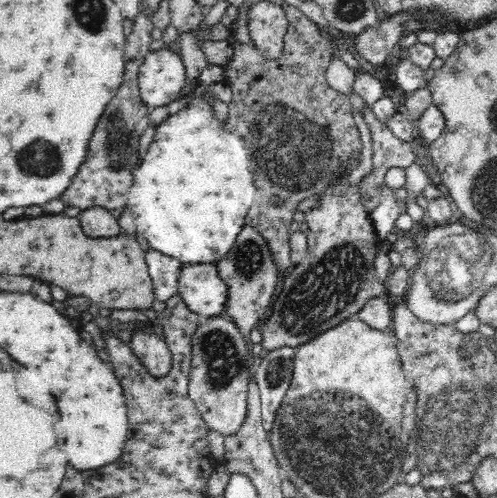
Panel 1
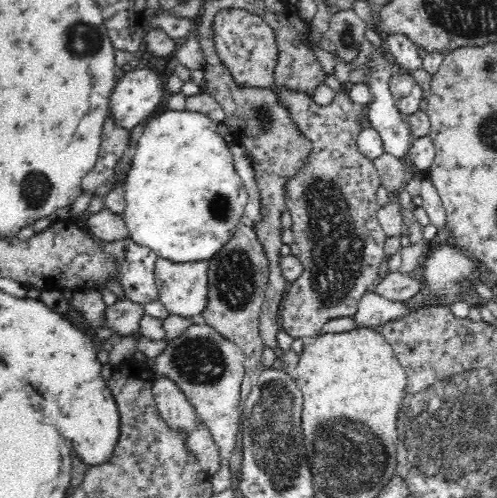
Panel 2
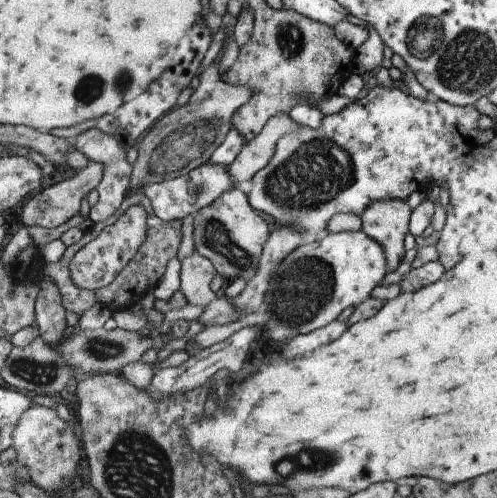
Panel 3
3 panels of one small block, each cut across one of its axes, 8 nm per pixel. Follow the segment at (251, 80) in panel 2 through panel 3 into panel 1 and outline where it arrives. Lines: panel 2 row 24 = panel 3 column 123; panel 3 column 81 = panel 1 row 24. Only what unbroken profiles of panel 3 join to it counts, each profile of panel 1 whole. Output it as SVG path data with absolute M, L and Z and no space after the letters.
M258 2L250 8L248 14L248 30L252 32L252 42L254 46L264 52L268 60L278 60L282 56L282 50L286 46L284 34L288 30L288 14L284 14L282 6L276 6L274 2Z

